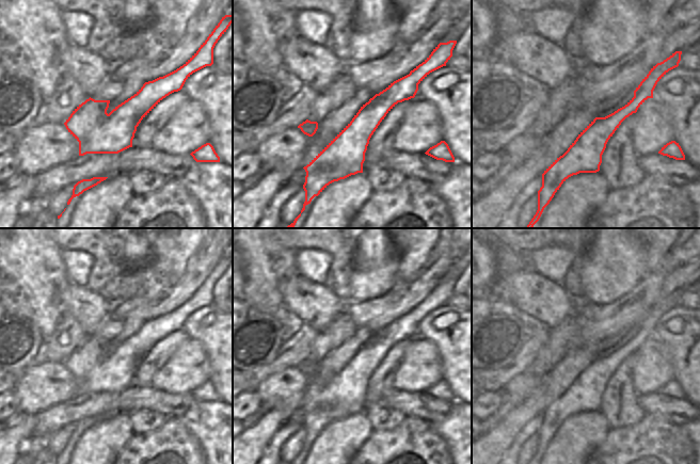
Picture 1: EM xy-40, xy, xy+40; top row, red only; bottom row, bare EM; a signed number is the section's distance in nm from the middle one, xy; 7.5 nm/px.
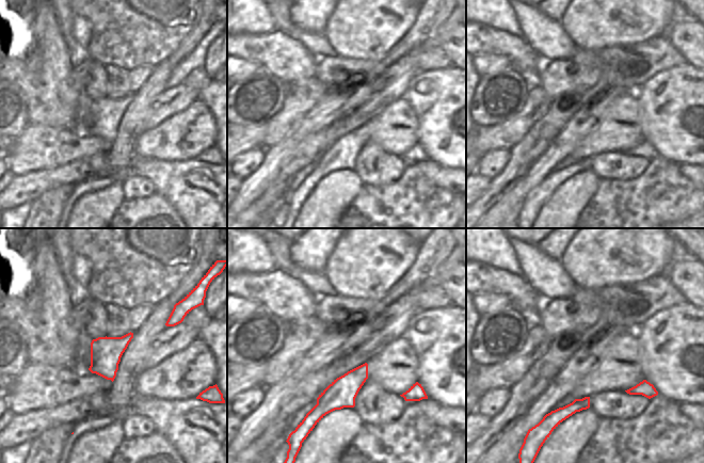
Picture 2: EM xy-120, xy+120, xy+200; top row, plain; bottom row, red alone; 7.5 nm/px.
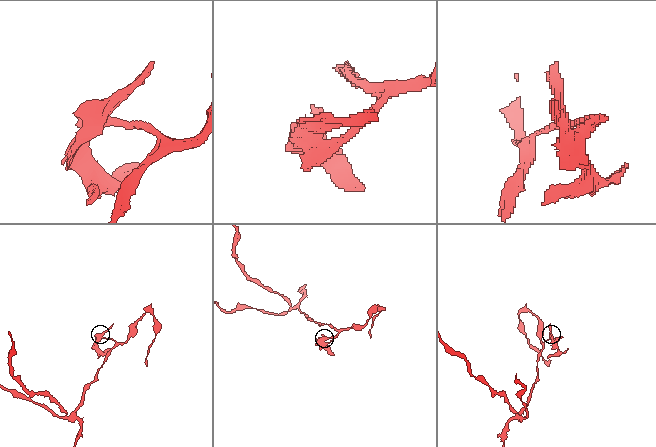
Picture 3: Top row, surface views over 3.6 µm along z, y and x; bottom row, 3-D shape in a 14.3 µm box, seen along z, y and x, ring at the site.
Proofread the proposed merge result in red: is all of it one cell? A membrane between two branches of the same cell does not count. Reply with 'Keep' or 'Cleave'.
Keep

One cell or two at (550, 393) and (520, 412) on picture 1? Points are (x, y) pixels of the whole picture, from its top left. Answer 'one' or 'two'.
one

